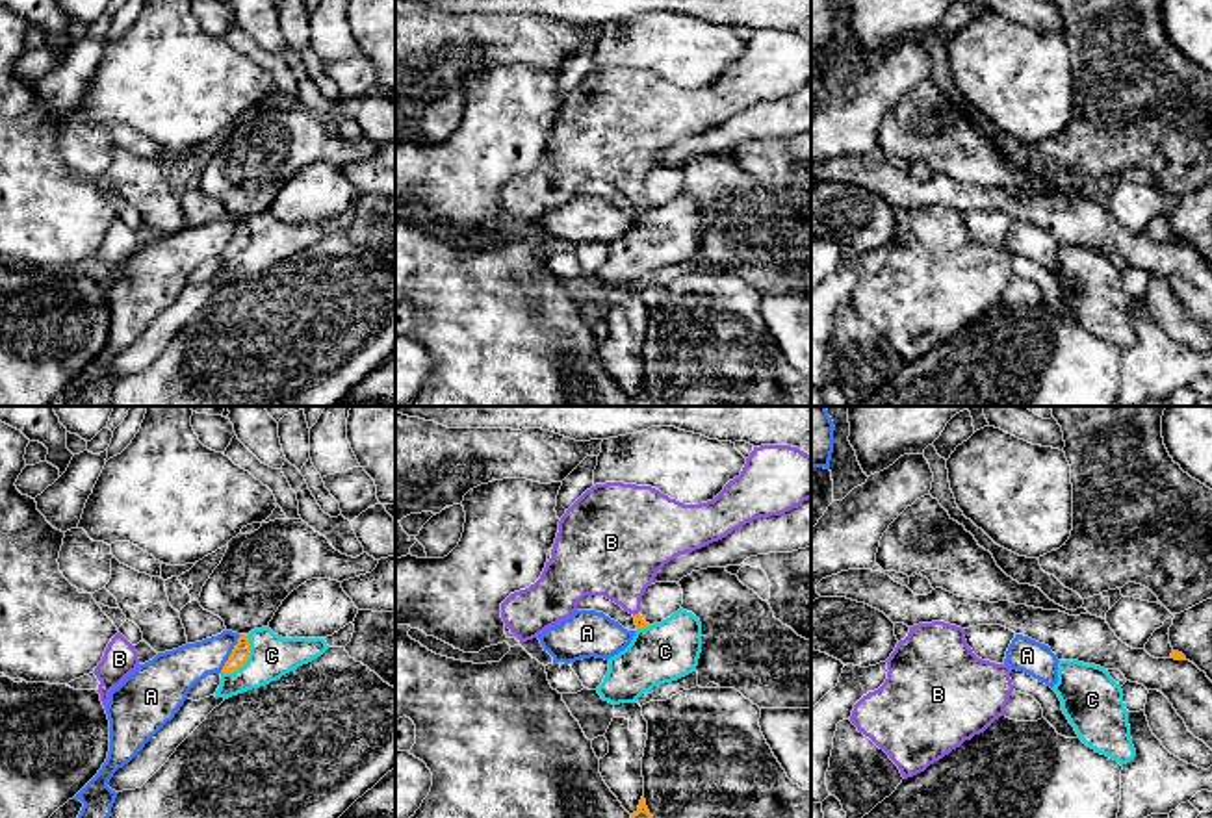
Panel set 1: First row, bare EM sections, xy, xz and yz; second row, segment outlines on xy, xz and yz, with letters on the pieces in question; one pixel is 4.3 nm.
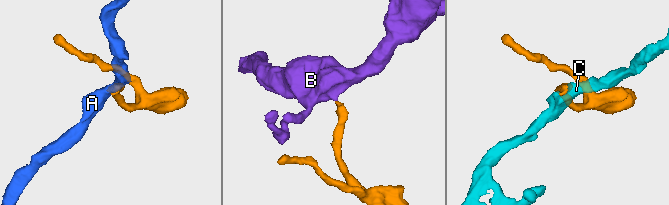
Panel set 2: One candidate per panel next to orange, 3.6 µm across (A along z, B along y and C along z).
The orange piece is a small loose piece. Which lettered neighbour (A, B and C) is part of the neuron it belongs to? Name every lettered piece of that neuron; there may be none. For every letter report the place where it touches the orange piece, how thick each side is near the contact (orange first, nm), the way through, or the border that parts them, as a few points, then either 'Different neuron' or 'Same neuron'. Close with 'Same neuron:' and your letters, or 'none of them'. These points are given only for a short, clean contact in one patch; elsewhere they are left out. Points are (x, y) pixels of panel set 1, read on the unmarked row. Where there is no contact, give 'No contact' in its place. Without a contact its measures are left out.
A: Touches orange at xy (231, 238). Thickness 80 nm (orange) against 190 nm. Boundary: xy (242, 219), (219, 256). Different neuron
B: Touches orange at xz (635, 199). Thickness 50 nm (orange) against 340 nm. Path across: xz (639, 206), (635, 199), (620, 156), (620, 143). Same neuron
C: Touches orange at xy (245, 245). Thickness 80 nm (orange) against 190 nm. Boundary: xy (247, 219), (249, 242), (232, 256), (221, 258). Different neuron
Same neuron: B

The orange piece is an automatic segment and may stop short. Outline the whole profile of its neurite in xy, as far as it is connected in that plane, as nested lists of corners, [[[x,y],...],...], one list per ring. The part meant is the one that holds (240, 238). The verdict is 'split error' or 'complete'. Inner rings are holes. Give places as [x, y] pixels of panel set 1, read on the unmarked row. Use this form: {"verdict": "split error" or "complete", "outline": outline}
{"verdict": "complete", "outline": [[[241,219],[228,245],[225,247],[221,258],[234,258],[236,254],[239,254],[247,247],[249,237],[251,237],[249,223],[247,219]]]}

